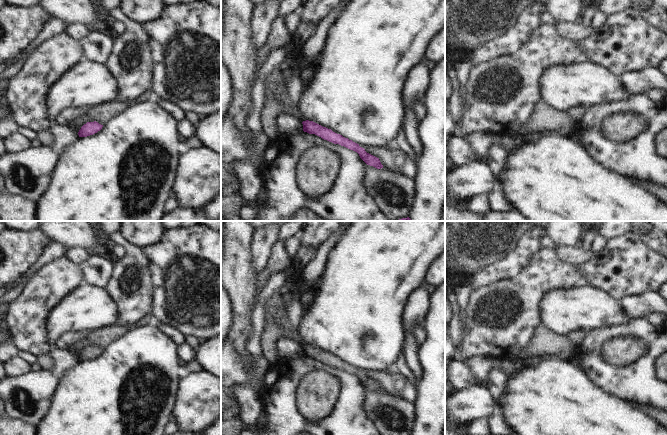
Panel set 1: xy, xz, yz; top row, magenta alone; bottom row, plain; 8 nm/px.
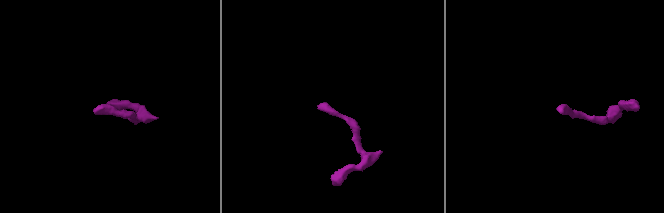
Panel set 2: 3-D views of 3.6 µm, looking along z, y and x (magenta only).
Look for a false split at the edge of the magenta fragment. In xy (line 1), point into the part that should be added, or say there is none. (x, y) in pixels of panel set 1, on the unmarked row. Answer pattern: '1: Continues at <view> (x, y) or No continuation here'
1: No continuation here.

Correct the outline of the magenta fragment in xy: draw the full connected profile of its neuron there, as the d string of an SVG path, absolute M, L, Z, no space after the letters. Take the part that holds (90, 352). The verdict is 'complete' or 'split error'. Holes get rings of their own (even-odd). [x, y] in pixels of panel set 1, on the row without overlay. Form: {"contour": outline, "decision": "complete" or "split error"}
{"contour": "M87 346L78 356L79 361L87 361L93 359L102 353L103 349L98 346Z", "decision": "complete"}

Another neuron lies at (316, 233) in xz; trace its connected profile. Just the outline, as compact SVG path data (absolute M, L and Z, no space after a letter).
M307 221L307 225L300 234L301 246L306 249L313 249L317 252L329 238L335 236L337 242L332 248L332 250L334 250L337 244L348 235L351 225L352 223L349 226L345 226L342 221Z

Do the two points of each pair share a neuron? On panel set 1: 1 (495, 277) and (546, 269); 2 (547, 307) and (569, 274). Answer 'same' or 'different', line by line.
1: different
2: different

